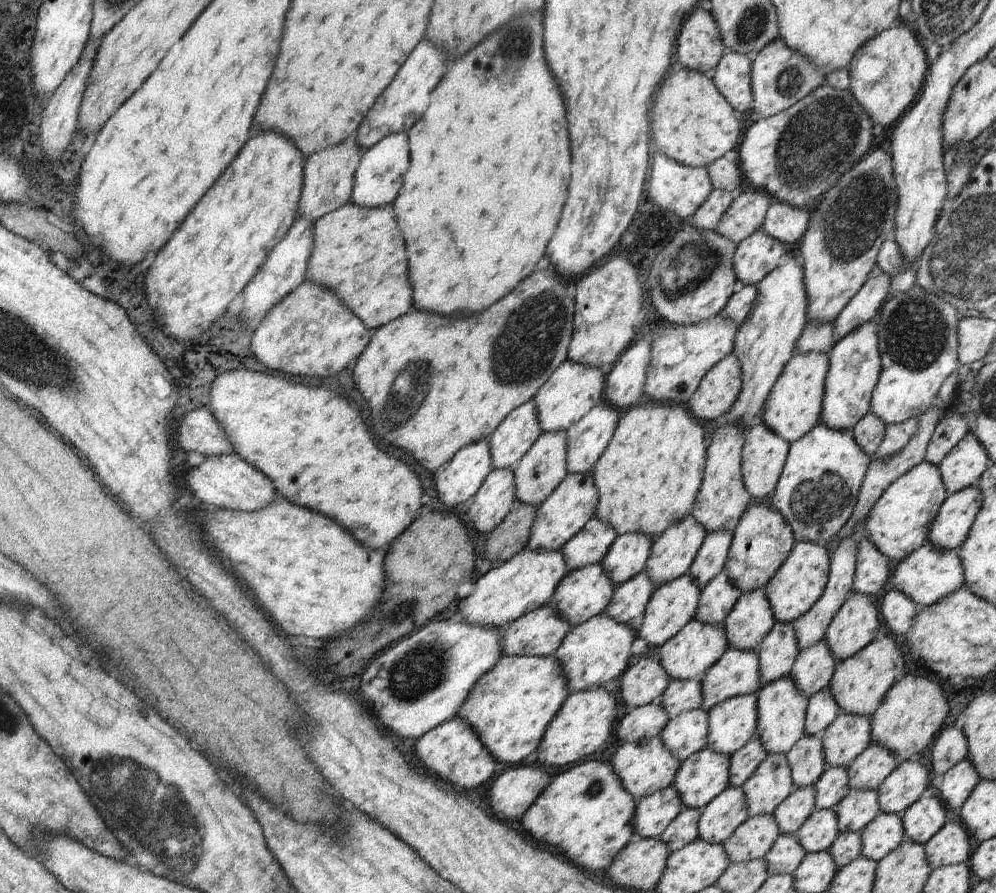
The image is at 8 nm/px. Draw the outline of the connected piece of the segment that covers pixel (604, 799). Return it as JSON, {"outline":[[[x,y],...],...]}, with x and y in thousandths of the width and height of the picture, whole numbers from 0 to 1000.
{"outline":[[[590,851],[556,870],[534,903],[523,914],[523,924],[538,941],[547,941],[550,947],[558,950],[566,961],[582,972],[594,976],[608,975],[620,954],[638,936],[637,918],[640,907],[639,896],[626,880],[612,853]]]}

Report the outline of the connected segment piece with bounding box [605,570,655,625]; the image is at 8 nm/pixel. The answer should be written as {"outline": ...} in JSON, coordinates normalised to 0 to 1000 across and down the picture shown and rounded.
{"outline":[[[647,638],[627,654],[618,656],[614,672],[607,684],[617,695],[629,700],[637,690],[647,688],[657,661],[657,653]]]}

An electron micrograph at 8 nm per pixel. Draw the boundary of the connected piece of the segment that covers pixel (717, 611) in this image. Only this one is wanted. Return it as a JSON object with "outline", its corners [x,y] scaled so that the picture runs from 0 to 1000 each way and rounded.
{"outline":[[[727,637],[704,661],[699,694],[710,700],[727,699],[744,665],[744,661],[736,655]]]}

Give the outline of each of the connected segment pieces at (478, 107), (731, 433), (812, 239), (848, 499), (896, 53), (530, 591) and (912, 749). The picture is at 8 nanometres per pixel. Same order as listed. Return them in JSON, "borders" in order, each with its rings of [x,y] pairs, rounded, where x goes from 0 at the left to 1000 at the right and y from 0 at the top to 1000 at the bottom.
{"borders":[[[[544,11],[533,15],[528,13],[528,16],[522,16],[518,18],[514,25],[504,28],[500,34],[497,34],[495,37],[492,37],[485,46],[482,52],[477,52],[476,56],[472,56],[470,60],[466,60],[464,65],[460,64],[460,67],[457,67],[455,71],[450,73],[450,80],[445,85],[445,88],[439,94],[439,97],[432,104],[432,116],[428,122],[428,125],[424,129],[422,137],[416,139],[416,143],[413,143],[409,149],[411,155],[411,183],[412,190],[408,191],[406,196],[404,211],[400,214],[400,219],[396,223],[396,226],[393,228],[396,234],[396,240],[398,240],[398,246],[400,246],[400,258],[404,260],[406,269],[408,269],[408,284],[410,284],[410,305],[412,305],[412,316],[416,318],[414,320],[414,327],[416,327],[416,338],[415,343],[422,345],[422,347],[428,347],[428,349],[436,349],[436,352],[444,352],[444,354],[452,354],[456,349],[484,349],[488,347],[492,340],[500,338],[504,331],[512,329],[520,316],[524,316],[532,305],[536,305],[538,300],[538,293],[546,287],[546,280],[548,280],[548,273],[550,269],[554,267],[554,262],[558,260],[558,251],[562,246],[562,240],[564,240],[564,231],[568,226],[568,217],[570,217],[570,202],[572,202],[572,157],[570,157],[570,146],[568,146],[568,123],[562,114],[562,108],[560,108],[560,94],[556,90],[556,85],[552,83],[550,74],[548,74],[548,67],[546,67],[546,58],[544,58],[544,45],[545,45],[545,16]]],[[[731,476],[722,479],[709,505],[709,520],[706,539],[693,576],[707,590],[709,597],[730,594],[736,596],[747,572],[753,564],[755,554],[746,541],[744,526],[745,501],[748,482],[744,476]]],[[[878,168],[861,181],[853,193],[843,199],[835,213],[827,217],[821,235],[813,235],[813,249],[805,267],[805,296],[807,323],[810,331],[811,362],[835,362],[855,333],[872,312],[871,307],[881,296],[881,287],[890,268],[898,264],[899,237],[901,234],[901,208],[897,194],[895,174],[888,168]]],[[[821,475],[809,488],[792,497],[792,507],[777,548],[775,564],[790,582],[800,606],[828,609],[841,601],[842,594],[856,574],[874,513],[864,505],[854,484],[855,482],[842,483]]],[[[901,25],[898,31],[882,37],[857,59],[850,76],[853,84],[852,101],[867,120],[878,140],[894,141],[896,137],[900,139],[901,134],[916,119],[920,105],[925,103],[933,73],[929,52],[924,43],[906,25]]],[[[525,615],[507,630],[496,633],[480,647],[477,661],[463,671],[461,684],[471,700],[503,704],[529,685],[550,676],[557,658],[570,642],[563,617],[533,617]]],[[[912,755],[892,773],[883,794],[873,803],[874,831],[890,837],[903,852],[925,844],[938,831],[954,793],[946,770],[936,761]]]]}

